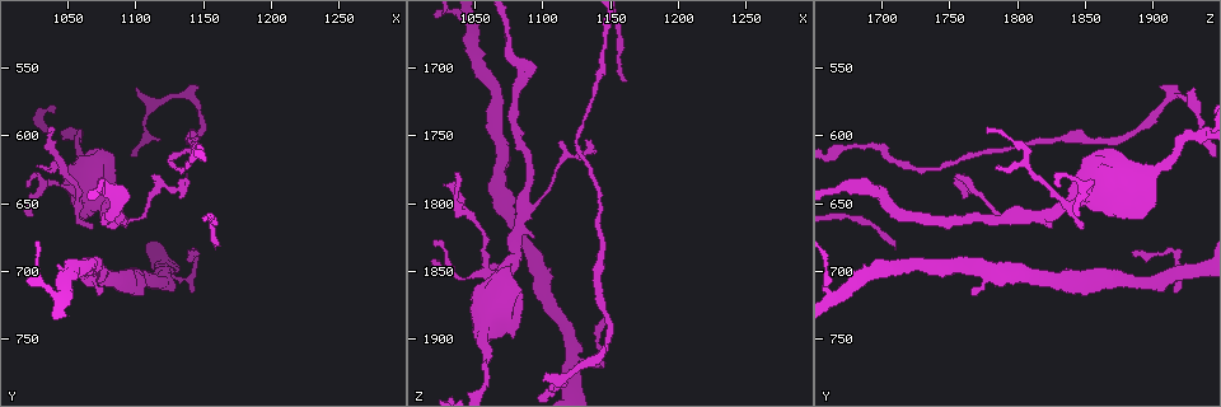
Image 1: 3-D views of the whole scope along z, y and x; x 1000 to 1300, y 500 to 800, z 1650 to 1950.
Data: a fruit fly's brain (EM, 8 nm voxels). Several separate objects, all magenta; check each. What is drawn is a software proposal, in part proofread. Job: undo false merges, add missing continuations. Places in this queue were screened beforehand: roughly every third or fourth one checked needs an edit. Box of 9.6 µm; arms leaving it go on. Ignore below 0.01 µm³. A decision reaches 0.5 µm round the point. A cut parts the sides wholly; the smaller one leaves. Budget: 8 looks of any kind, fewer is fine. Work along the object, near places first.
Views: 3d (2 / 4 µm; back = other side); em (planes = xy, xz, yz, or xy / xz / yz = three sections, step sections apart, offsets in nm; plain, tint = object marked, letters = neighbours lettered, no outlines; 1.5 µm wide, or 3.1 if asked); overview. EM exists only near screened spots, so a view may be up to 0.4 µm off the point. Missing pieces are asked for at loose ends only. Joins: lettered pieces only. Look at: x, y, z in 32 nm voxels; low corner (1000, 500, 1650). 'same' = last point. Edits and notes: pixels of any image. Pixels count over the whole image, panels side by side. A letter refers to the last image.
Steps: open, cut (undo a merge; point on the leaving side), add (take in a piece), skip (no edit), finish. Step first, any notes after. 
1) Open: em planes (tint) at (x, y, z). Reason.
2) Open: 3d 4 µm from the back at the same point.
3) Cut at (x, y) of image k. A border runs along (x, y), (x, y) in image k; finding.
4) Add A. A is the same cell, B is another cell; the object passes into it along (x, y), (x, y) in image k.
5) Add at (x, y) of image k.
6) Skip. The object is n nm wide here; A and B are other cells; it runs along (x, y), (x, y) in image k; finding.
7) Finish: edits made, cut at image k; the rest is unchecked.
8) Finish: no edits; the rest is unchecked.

Open: em planes (letters) at (1034, 596, 1780). Tapers out.

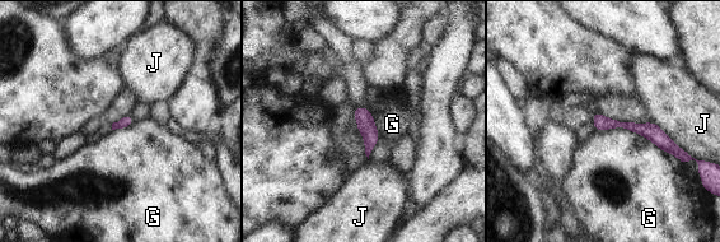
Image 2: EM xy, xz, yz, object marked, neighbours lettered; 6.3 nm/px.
Skip. G and J are other cells; it runs along (595, 117), (650, 130), (677, 152) in image 2; no lettered piece goes on from it.

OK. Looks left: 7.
Open: em planes (tint) at (1124, 704, 1910). Thick turns thin.

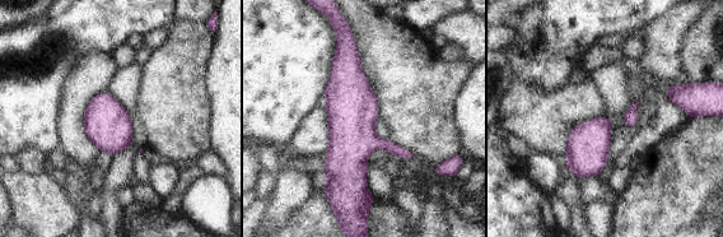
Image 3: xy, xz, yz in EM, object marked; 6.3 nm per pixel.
Open: em planes (letters) at the same point.

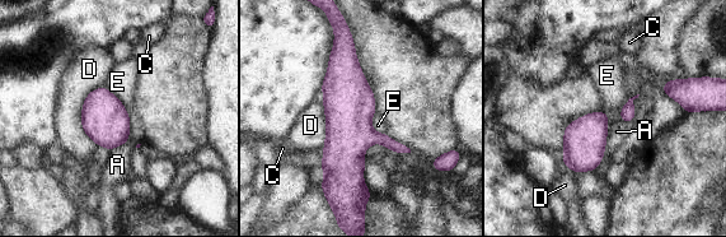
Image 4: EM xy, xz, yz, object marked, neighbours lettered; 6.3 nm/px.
Skip. The object is 200 nm wide here; A, C, D and E are other cells; it runs along (347, 40), (346, 175), (355, 191) in image 4; continuous, no second neuron.

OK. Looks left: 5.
Open: em yz step 4 (letters) at (1160, 680, 1708). Thin end.

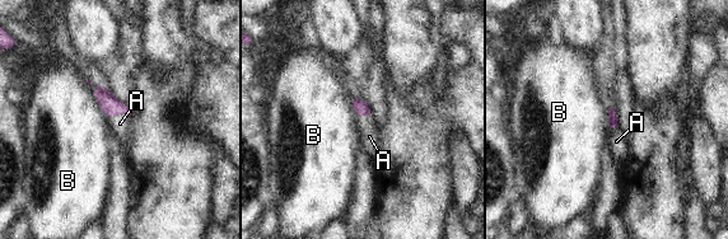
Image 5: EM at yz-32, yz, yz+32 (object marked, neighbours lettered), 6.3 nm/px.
Open: em planes (letters) at the same point.

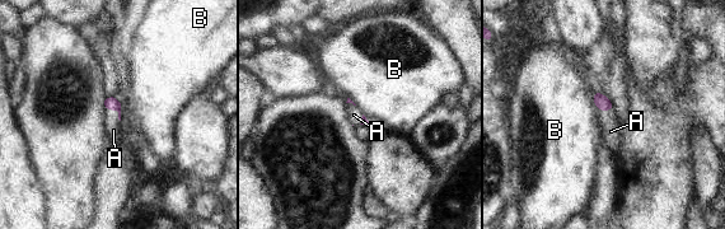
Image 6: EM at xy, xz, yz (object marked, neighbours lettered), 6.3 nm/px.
Add A. A is the same cell, B is another cell; the neuron continues.

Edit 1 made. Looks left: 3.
Finish: edits made, add at image 6; the rest is unchecked.

